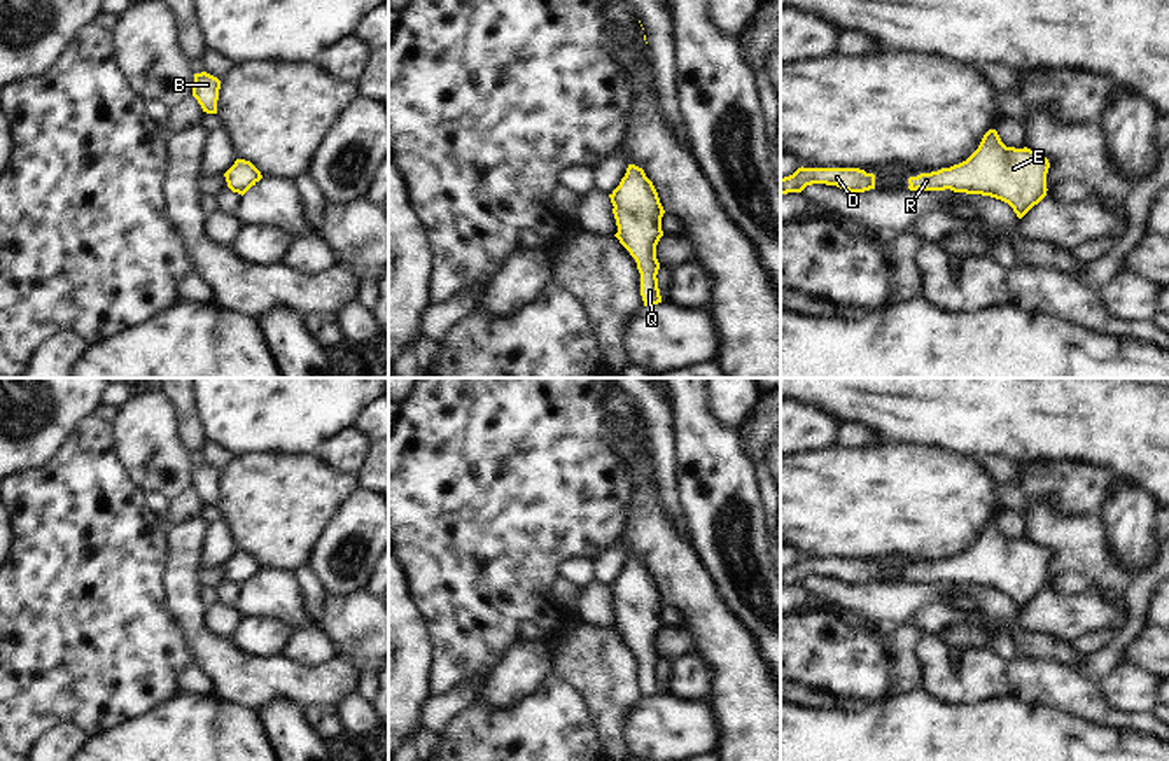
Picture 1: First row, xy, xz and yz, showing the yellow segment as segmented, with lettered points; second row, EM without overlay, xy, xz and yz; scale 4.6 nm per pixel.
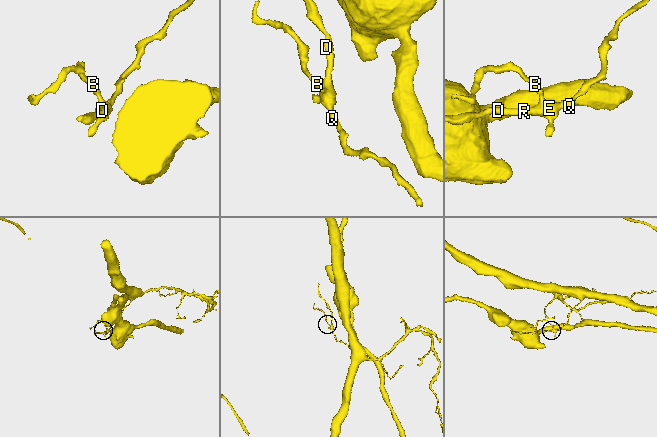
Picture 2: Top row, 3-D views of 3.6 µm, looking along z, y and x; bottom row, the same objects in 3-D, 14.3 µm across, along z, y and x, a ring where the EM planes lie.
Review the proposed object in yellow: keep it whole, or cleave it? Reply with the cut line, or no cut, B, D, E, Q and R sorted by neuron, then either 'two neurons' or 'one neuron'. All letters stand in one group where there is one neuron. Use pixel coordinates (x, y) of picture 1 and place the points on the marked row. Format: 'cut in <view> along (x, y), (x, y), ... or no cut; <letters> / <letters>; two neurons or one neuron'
no cut; B D E Q R; one neuron

